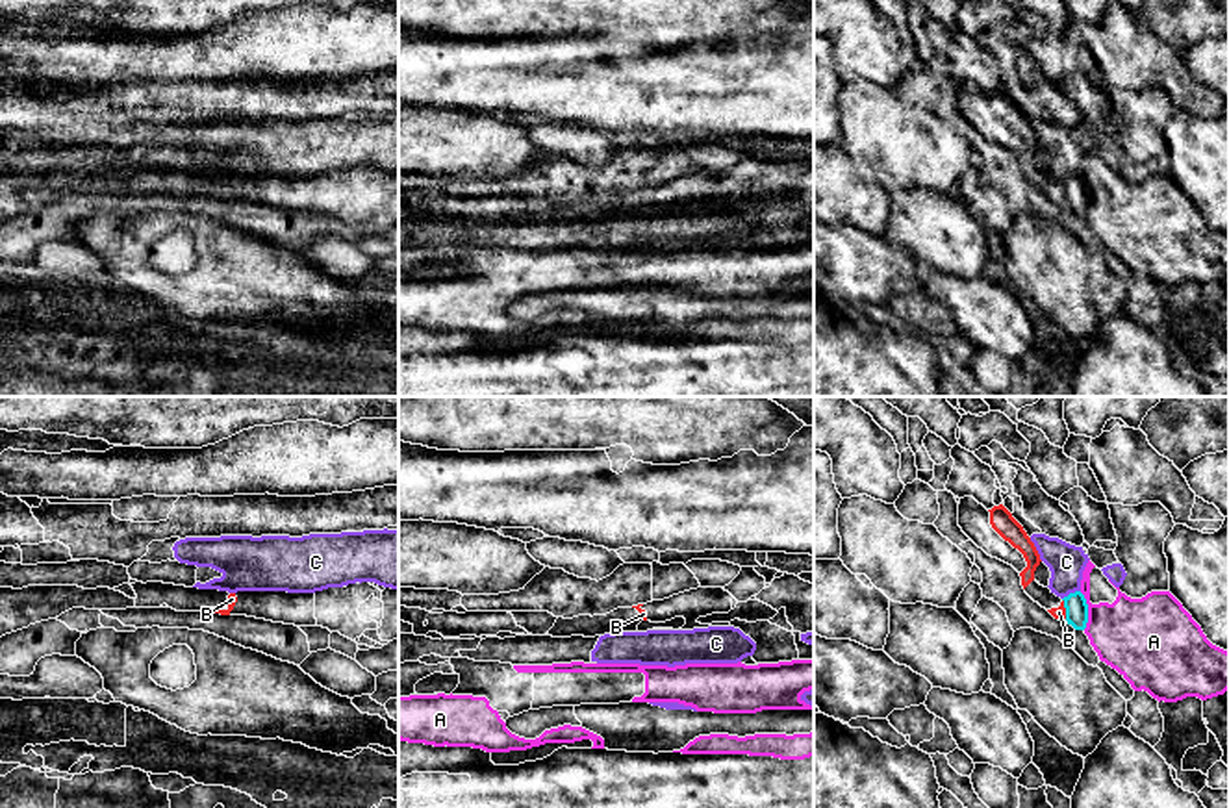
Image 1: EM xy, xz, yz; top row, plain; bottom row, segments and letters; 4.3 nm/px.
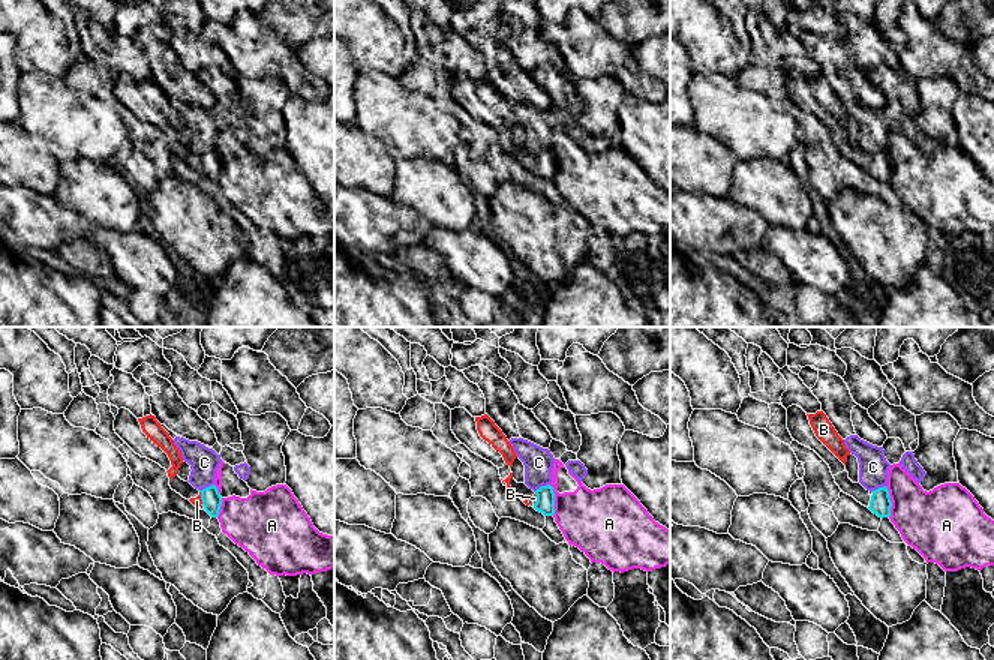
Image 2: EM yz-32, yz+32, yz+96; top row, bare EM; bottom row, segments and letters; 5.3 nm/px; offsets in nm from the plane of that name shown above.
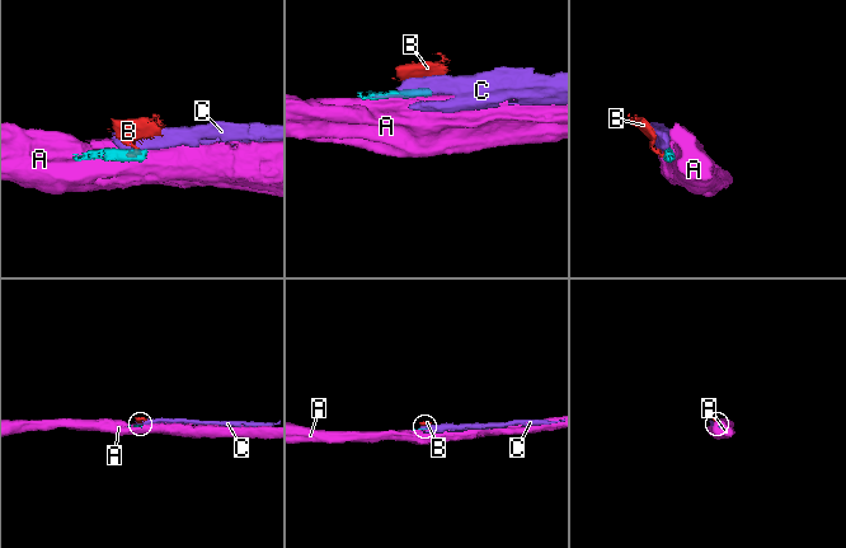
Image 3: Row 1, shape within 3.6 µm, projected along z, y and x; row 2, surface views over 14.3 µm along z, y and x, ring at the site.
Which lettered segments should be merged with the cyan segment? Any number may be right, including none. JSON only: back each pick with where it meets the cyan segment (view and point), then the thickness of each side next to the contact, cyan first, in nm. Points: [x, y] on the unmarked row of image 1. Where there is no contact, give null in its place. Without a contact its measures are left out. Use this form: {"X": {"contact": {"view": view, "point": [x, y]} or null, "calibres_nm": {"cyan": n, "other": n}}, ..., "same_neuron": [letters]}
{"same_neuron": []}

